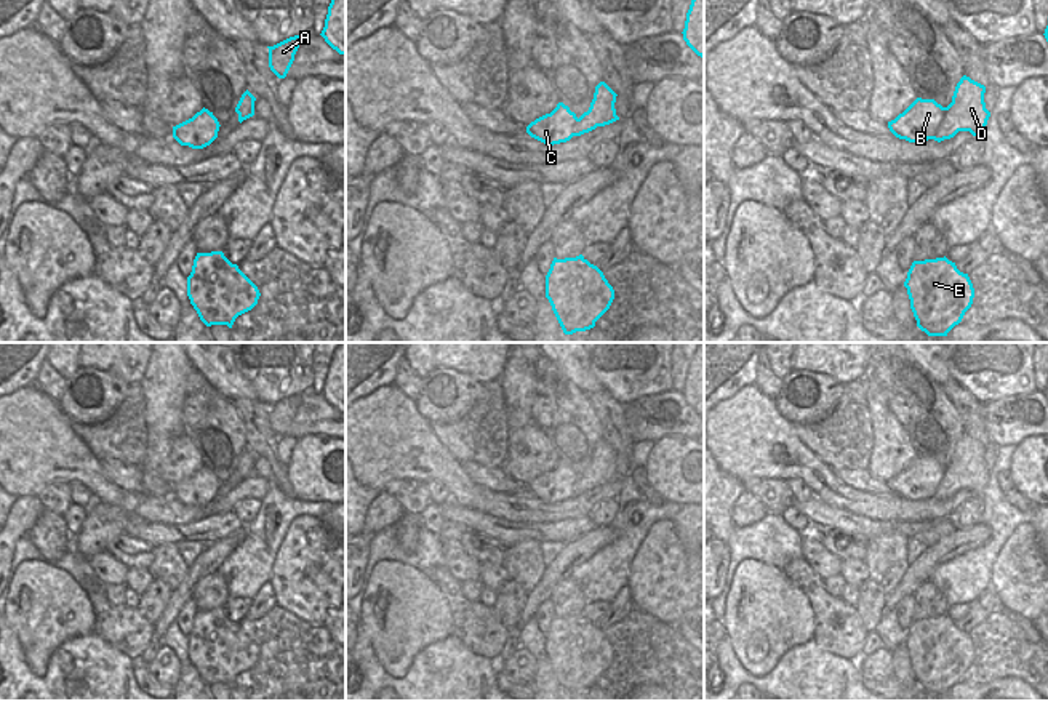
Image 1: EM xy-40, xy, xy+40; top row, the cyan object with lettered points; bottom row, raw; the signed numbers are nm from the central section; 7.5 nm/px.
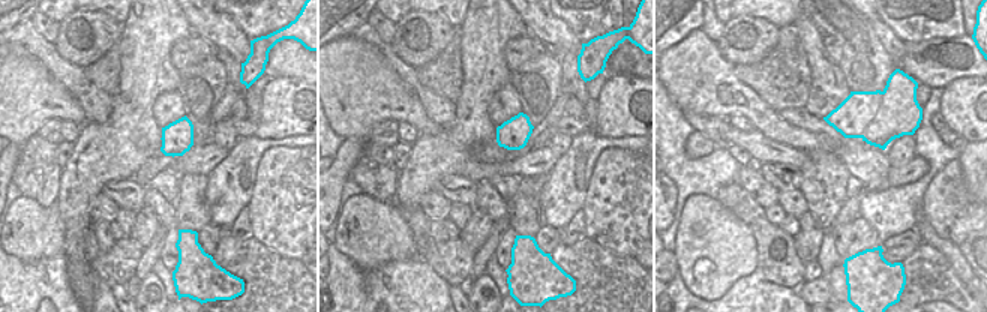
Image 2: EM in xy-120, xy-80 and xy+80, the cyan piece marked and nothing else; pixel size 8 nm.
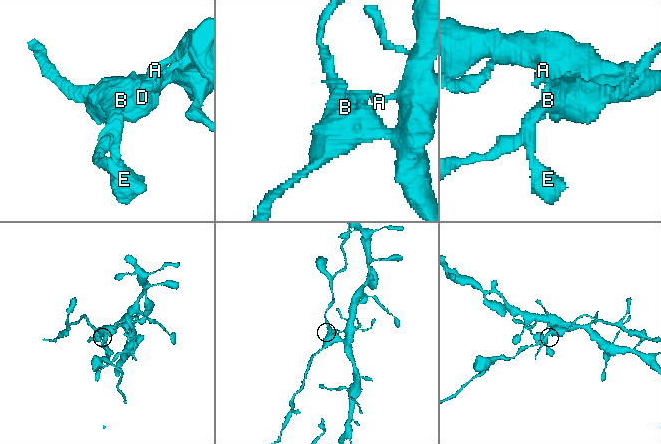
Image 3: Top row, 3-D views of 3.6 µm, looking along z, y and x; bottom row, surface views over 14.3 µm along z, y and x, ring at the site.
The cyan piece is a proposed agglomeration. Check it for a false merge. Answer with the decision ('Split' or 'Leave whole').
Split

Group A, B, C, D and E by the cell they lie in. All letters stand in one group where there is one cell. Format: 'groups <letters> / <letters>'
groups A D / B C E

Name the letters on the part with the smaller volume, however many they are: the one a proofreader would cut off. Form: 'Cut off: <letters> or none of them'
Cut off: B, C, E

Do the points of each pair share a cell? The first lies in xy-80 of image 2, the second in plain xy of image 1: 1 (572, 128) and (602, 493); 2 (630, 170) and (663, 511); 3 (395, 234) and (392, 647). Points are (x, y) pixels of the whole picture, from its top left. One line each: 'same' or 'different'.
1: same
2: different
3: same

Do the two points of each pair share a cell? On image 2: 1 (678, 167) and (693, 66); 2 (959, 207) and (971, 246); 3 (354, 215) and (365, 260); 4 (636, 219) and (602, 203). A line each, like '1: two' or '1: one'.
1: two
2: two
3: one
4: one

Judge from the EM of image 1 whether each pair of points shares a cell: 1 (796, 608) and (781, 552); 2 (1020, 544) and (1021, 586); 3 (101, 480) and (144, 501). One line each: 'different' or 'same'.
1: different
2: same
3: same

